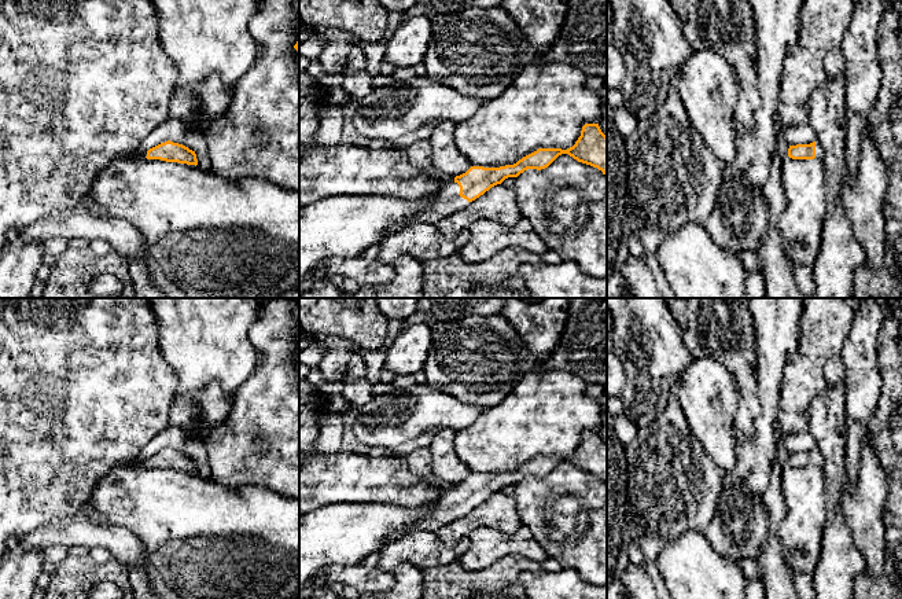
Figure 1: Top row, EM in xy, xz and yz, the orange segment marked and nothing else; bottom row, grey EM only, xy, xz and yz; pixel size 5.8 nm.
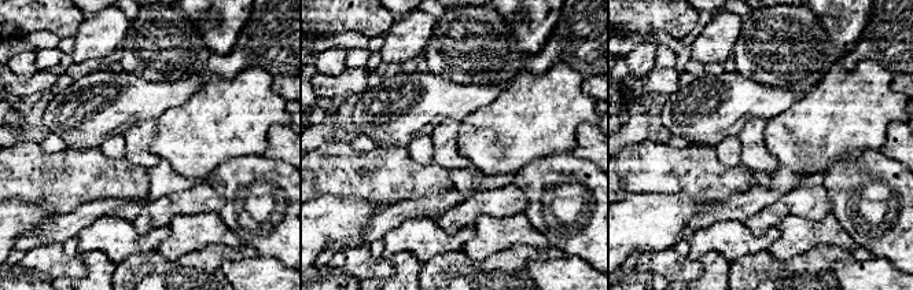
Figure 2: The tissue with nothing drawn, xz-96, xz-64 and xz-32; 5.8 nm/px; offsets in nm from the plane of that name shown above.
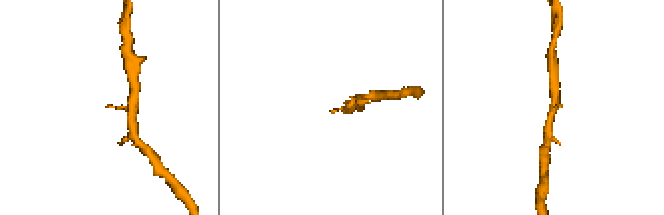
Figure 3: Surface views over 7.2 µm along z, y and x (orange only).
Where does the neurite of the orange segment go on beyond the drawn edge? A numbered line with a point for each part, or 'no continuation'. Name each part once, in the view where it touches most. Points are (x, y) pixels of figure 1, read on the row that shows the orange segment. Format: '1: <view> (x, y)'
1: xz (448, 201)

